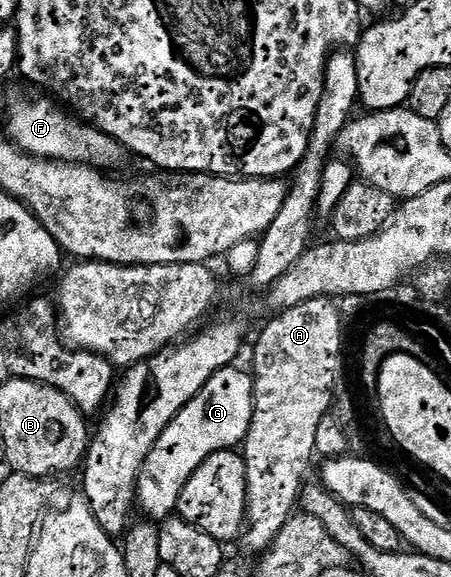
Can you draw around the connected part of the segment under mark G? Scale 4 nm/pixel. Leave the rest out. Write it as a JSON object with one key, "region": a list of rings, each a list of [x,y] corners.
{"region":[[[233,364],[214,372],[210,380],[206,380],[206,386],[202,392],[170,420],[166,432],[158,436],[156,445],[146,456],[146,460],[140,469],[140,475],[136,477],[136,501],[135,505],[141,510],[143,517],[148,520],[163,520],[173,517],[177,513],[176,505],[180,499],[182,488],[186,480],[190,478],[206,459],[219,450],[230,450],[239,447],[243,443],[244,437],[248,435],[250,420],[254,412],[254,400],[252,399],[252,375],[247,369],[239,370],[239,365]]]}

